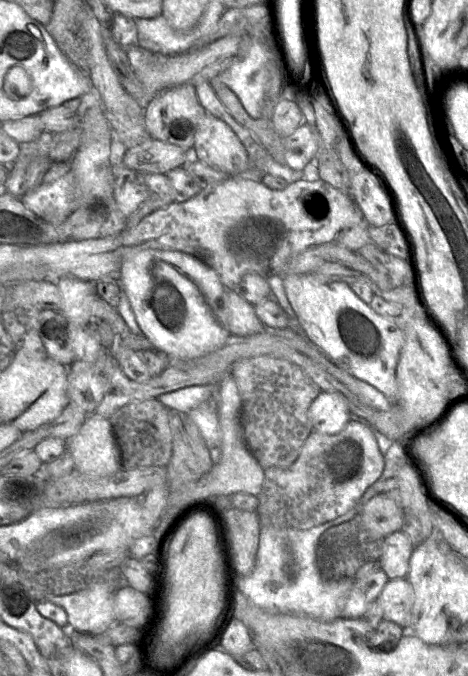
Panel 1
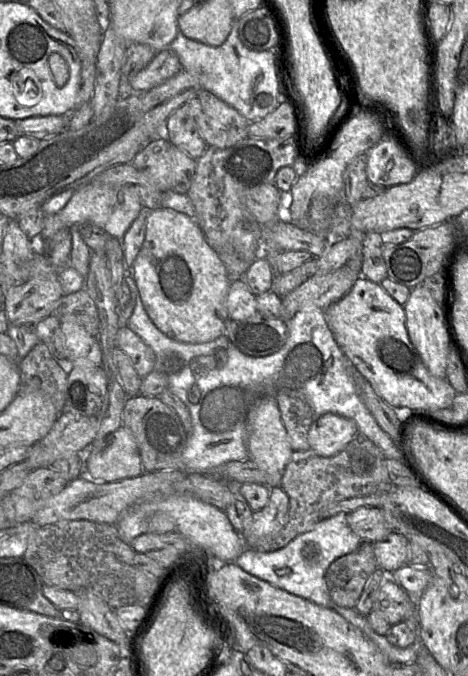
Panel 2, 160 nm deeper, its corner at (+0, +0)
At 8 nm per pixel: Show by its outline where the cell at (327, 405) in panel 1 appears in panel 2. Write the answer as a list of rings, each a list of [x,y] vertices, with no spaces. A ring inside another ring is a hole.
[[[326,413],[316,418],[309,428],[310,449],[324,457],[342,451],[358,433],[356,423],[348,418]]]

